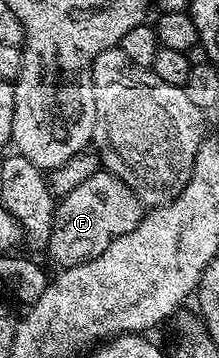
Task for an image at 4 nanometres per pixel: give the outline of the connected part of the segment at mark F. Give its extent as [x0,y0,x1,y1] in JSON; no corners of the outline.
[49,169,144,265]

